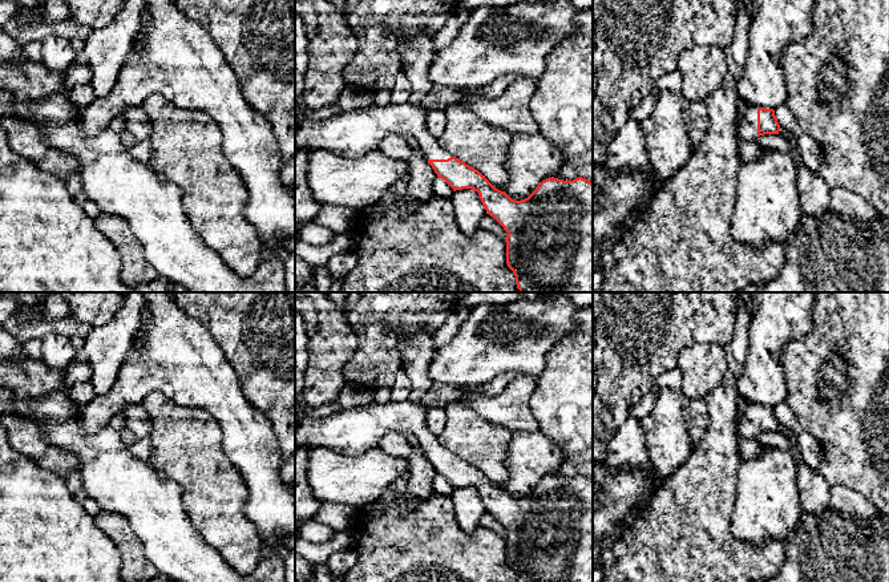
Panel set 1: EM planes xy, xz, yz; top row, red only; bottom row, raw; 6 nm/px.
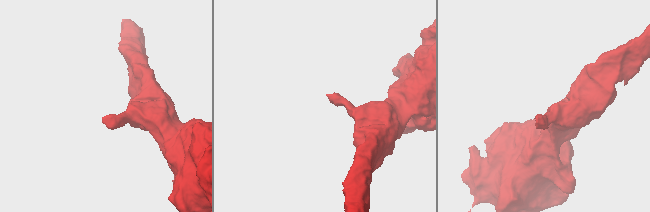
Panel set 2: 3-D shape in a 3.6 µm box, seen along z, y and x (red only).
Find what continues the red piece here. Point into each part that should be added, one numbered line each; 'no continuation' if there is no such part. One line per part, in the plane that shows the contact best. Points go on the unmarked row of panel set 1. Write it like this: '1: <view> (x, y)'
1: yz (746, 427)

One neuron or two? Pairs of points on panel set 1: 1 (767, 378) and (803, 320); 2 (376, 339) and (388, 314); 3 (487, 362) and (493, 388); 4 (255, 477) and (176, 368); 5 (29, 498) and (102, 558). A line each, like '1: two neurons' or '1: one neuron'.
1: one neuron
2: one neuron
3: two neurons
4: one neuron
5: one neuron

